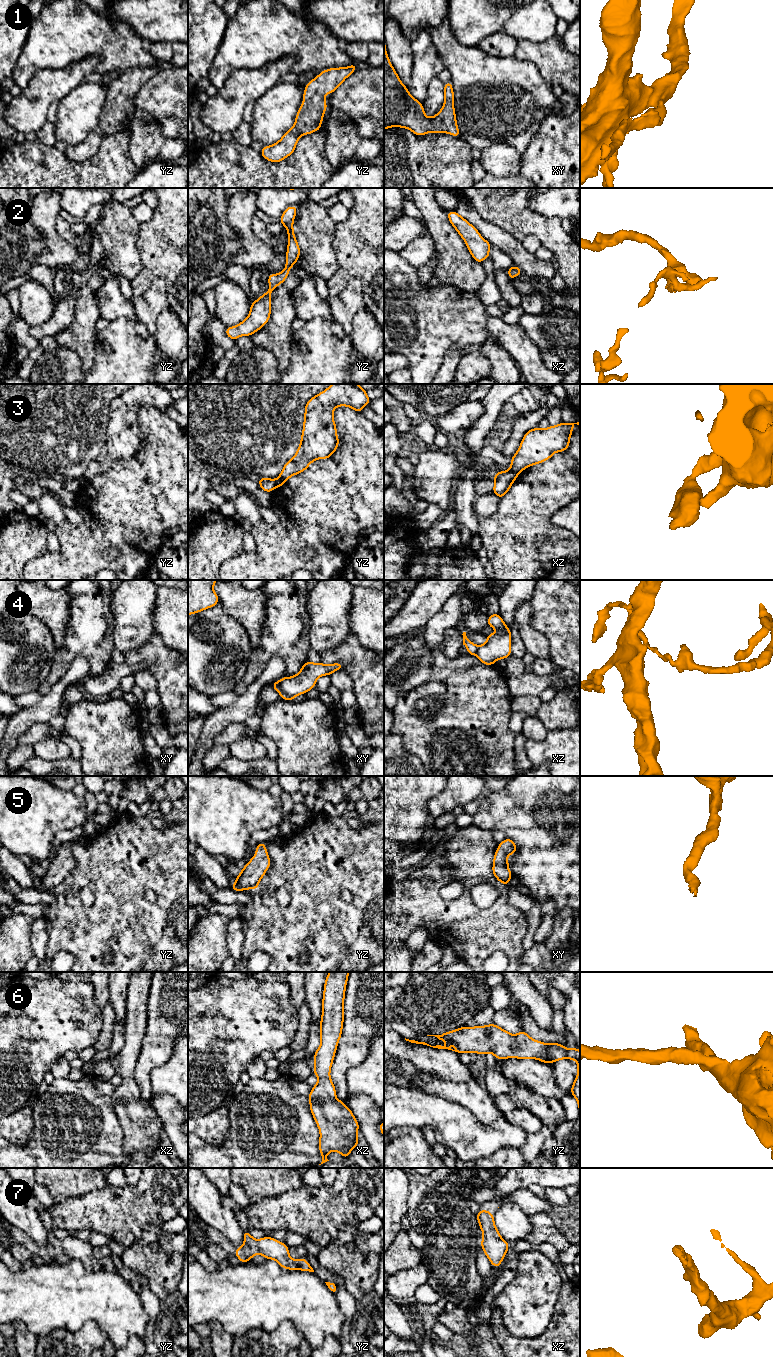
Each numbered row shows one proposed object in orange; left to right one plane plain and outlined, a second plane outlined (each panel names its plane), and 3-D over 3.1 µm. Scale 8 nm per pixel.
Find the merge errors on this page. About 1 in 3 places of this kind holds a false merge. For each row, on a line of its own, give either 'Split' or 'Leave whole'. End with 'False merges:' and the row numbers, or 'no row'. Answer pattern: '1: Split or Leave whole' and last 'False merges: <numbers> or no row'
1: Leave whole
2: Leave whole
3: Split
4: Split
5: Leave whole
6: Leave whole
7: Leave whole
False merges: 3, 4

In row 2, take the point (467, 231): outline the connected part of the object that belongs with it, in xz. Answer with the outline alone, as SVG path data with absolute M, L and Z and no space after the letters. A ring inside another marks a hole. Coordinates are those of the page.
M456 211L447 212L447 216L458 234L465 240L465 244L476 262L481 264L484 259L490 257L489 249L492 245L480 235L473 225Z

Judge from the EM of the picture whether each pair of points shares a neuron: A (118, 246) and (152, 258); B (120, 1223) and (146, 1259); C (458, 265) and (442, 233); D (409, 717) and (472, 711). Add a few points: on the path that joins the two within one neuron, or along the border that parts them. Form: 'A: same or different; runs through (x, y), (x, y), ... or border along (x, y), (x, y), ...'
A: different; border along (139, 230), (136, 246), (140, 271), (134, 277)
B: different; border along (148, 1224), (143, 1227), (141, 1237), (128, 1248)
C: same; runs through (453, 257), (447, 241)
D: same; runs through (425, 722), (456, 722)

